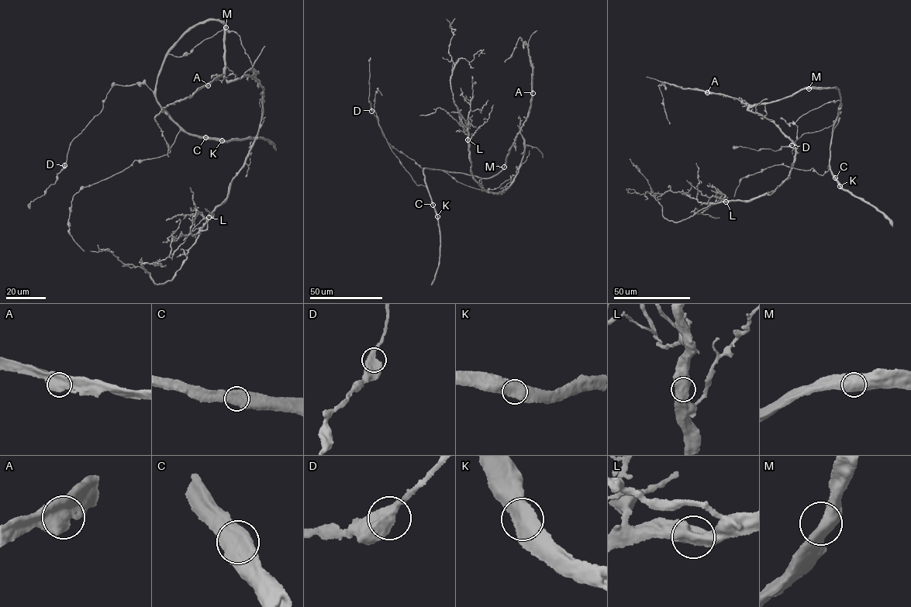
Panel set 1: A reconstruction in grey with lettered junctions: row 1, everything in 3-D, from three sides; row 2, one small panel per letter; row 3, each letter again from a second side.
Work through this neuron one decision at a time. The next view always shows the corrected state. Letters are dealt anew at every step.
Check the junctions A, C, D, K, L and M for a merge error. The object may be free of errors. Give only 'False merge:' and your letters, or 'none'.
False merge: none

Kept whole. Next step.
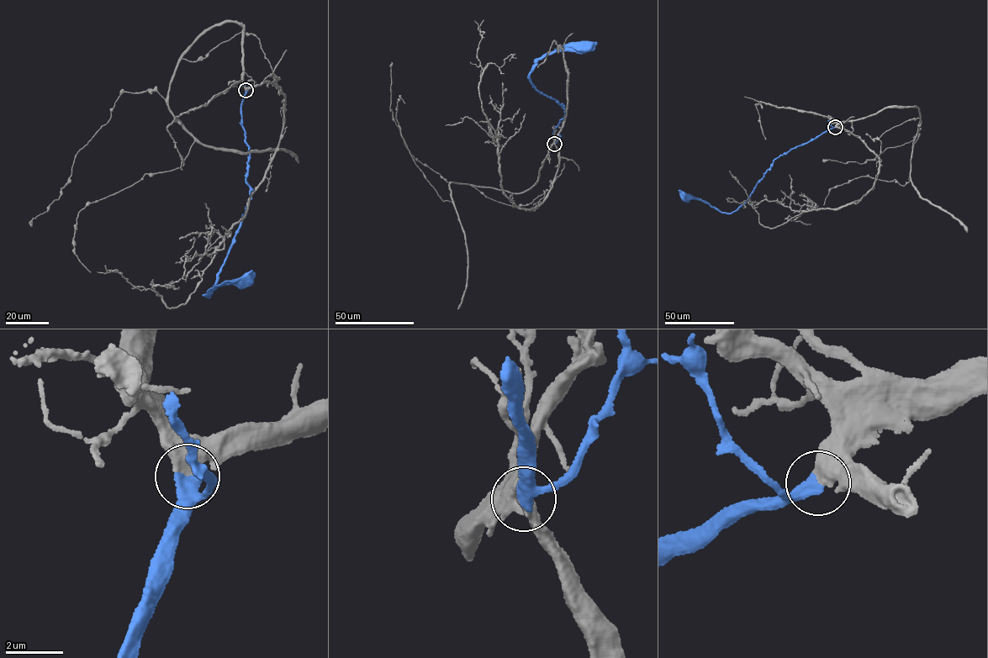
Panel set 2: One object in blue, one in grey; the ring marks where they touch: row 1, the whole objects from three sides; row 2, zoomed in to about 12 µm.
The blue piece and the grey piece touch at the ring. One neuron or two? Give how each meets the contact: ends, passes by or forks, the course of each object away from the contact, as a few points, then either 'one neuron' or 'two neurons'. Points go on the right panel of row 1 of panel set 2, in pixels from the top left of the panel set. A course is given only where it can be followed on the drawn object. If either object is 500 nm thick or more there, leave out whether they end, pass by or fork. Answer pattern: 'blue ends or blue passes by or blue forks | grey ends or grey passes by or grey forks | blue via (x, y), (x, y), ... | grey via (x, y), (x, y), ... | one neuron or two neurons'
blue via (835, 127), (774, 160), (749, 198), (731, 213), (723, 213), (689, 197), (685, 197) | grey via (835, 127), (888, 107), (916, 106), (920, 118), (908, 181), (861, 176), (830, 189), (823, 205) | one neuron

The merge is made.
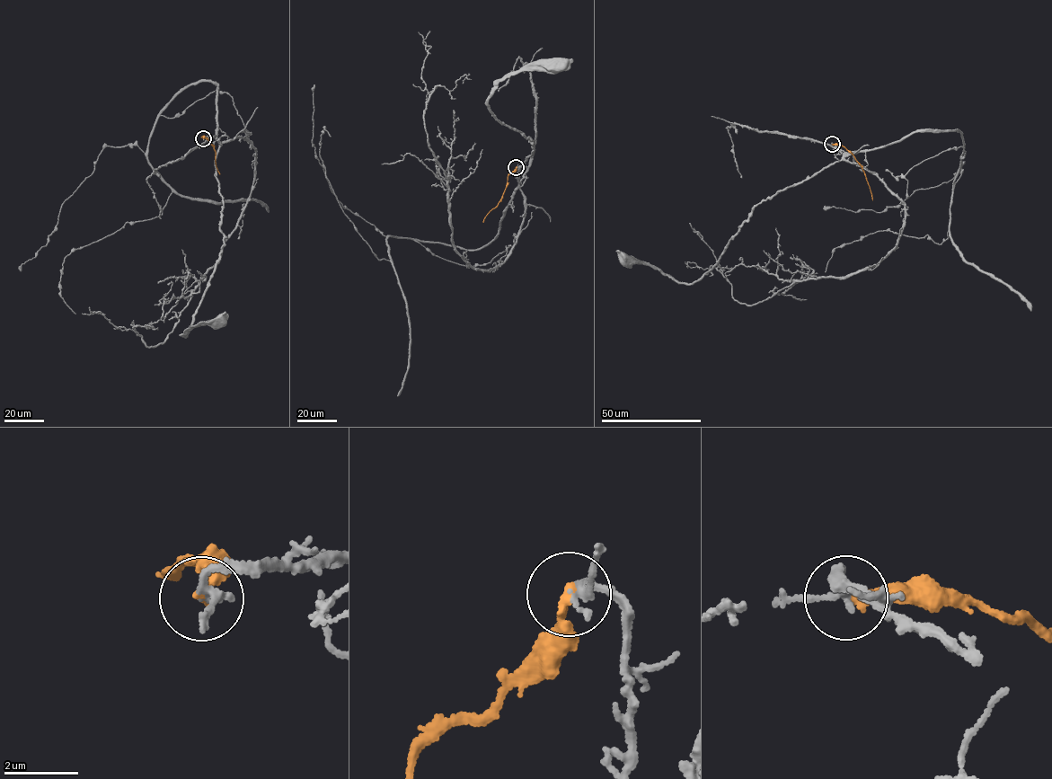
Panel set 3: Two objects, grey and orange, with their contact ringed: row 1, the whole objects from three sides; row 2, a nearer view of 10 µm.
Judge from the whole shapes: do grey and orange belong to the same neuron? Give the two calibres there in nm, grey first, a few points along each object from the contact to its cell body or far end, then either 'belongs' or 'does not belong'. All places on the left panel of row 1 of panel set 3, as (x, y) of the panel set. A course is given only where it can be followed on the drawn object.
calibres 180 and 240 nm; course grey (203, 138), (215, 137), (218, 143), (215, 163), (224, 242), (183, 337), (194, 327), (221, 322); course orange (203, 138), (213, 147), (220, 173); belongs

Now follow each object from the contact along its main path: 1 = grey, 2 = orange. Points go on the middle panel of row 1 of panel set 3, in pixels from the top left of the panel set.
1: (517, 167), (518, 187), (517, 173), (533, 141), (502, 125), (489, 108), (488, 96), (511, 75), (560, 67)
2: (517, 167), (508, 176), (500, 200), (483, 222)

